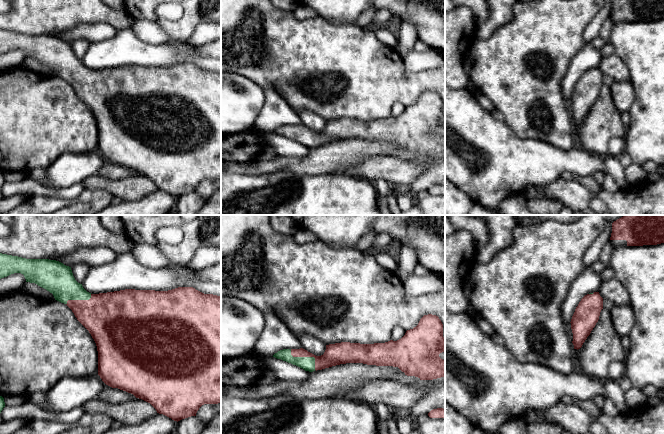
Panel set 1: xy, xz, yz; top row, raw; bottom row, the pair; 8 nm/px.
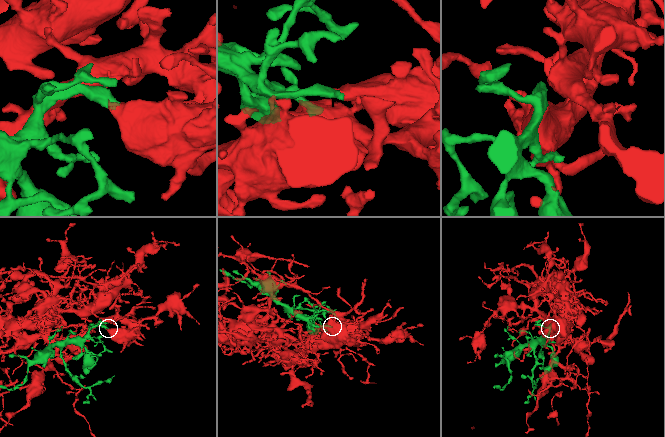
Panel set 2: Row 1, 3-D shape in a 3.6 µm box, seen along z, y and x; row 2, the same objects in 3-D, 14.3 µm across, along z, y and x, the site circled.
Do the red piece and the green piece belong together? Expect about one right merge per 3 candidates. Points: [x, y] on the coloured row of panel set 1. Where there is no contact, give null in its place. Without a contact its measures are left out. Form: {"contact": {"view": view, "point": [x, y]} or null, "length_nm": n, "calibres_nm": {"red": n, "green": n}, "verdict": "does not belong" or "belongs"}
{"contact": {"view": "xz", "point": [306, 356]}, "length_nm": 260, "calibres_nm": {"red": 180, "green": 110}, "verdict": "belongs"}

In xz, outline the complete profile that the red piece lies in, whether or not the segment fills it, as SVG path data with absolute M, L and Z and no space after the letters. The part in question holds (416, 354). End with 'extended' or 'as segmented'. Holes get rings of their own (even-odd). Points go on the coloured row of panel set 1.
M428 314L397 341L329 344L321 356L316 356L303 348L283 349L273 357L309 372L340 364L363 363L398 367L407 376L433 380L445 377L445 360L439 357L442 352L445 352L443 324L438 316Z; extended

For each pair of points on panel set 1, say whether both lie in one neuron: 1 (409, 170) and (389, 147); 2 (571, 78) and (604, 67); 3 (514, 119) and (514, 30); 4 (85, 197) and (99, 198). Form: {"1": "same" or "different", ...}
{"1": "different", "2": "different", "3": "same", "4": "same"}

